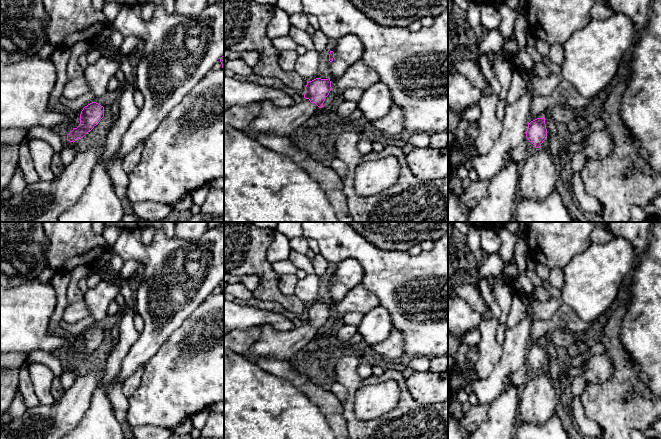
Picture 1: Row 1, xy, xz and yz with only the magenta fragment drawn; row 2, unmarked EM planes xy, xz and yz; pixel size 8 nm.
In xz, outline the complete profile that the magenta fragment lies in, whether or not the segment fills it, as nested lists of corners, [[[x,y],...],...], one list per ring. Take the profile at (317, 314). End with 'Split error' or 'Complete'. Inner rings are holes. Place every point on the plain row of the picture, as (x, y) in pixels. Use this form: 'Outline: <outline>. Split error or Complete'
Outline: [[[316,302],[307,306],[304,324],[300,327],[277,330],[270,325],[263,325],[259,339],[242,355],[252,362],[262,358],[286,361],[301,356],[323,331],[331,312],[330,302]]]. Split error

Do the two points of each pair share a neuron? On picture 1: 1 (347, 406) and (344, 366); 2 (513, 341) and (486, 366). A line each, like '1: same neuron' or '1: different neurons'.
1: same neuron
2: different neurons

